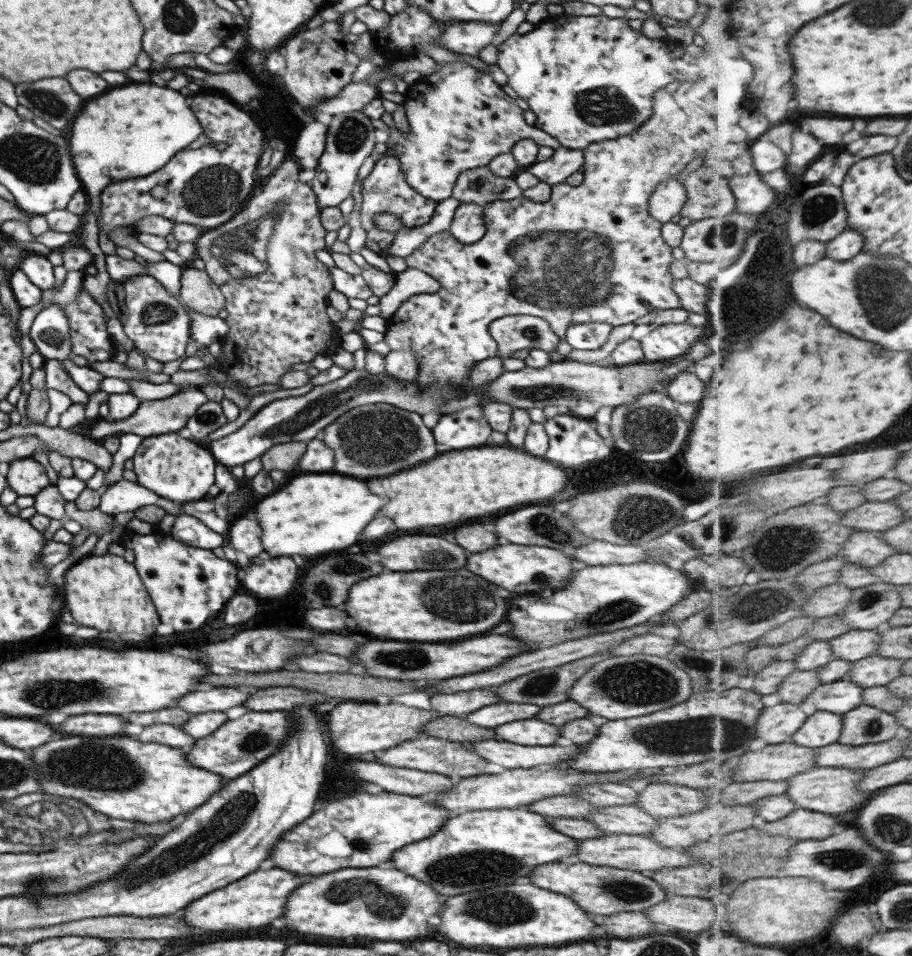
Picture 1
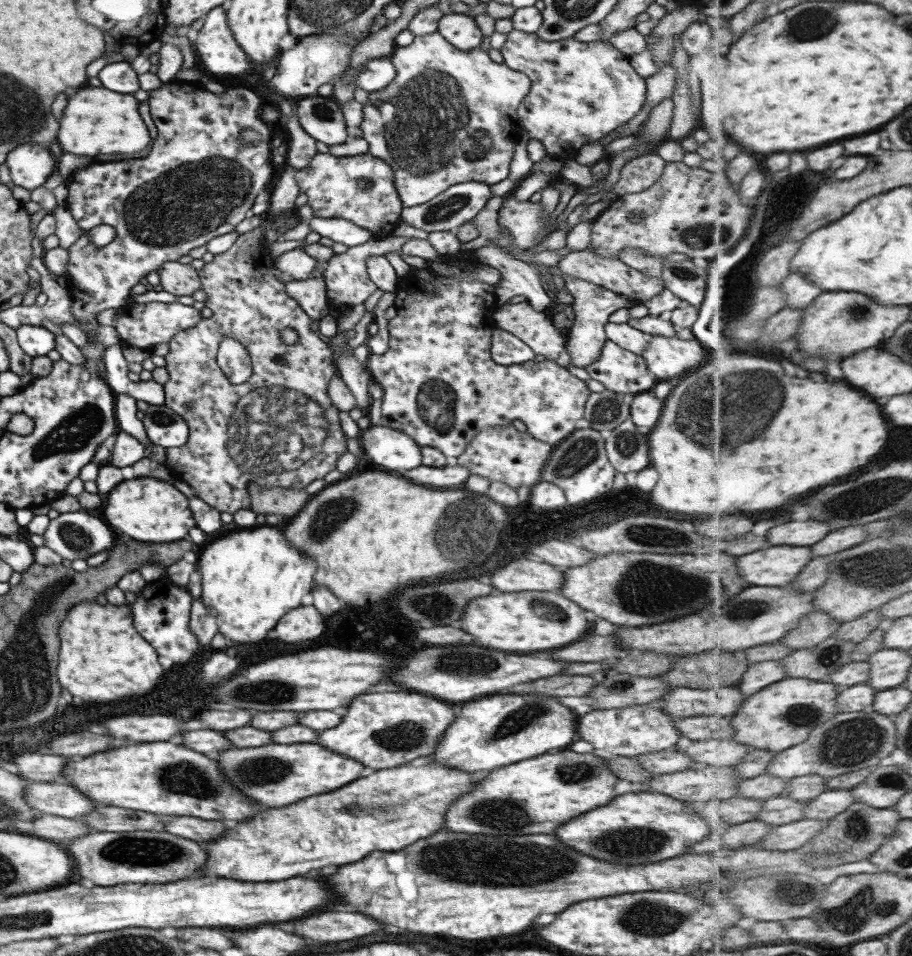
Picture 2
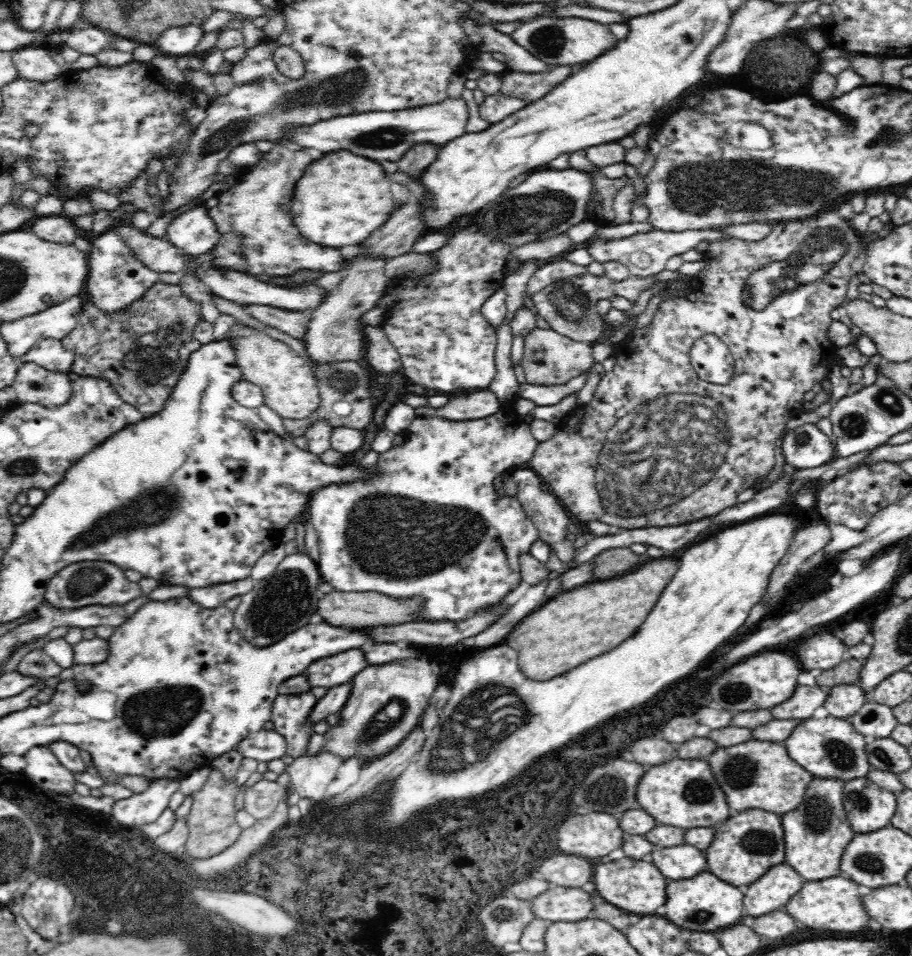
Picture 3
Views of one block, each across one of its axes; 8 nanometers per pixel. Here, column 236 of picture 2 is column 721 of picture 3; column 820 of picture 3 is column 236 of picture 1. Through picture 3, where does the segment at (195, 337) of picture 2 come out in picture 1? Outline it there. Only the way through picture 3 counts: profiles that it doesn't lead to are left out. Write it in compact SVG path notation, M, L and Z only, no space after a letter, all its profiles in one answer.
M290 156L288 160L282 162L282 164L270 174L268 180L266 180L266 184L254 188L252 198L248 199L245 206L228 220L228 222L217 226L215 229L203 231L202 235L195 242L195 257L201 258L205 262L205 271L215 284L219 286L219 289L225 296L224 309L228 311L228 317L224 319L224 322L228 324L228 333L223 337L221 343L223 356L218 360L220 370L230 376L236 383L242 382L242 384L245 384L248 388L262 384L279 384L280 377L290 371L291 366L294 366L294 364L300 364L300 362L304 362L304 364L306 364L306 362L311 363L314 358L320 355L329 356L340 346L340 335L338 334L336 324L334 324L327 315L327 308L330 306L328 294L332 292L333 282L327 266L318 260L315 253L317 250L326 248L325 236L327 230L322 226L320 220L320 207L317 203L316 194L309 184L304 184L304 182L298 180L298 174L300 174L301 169L297 158Z

